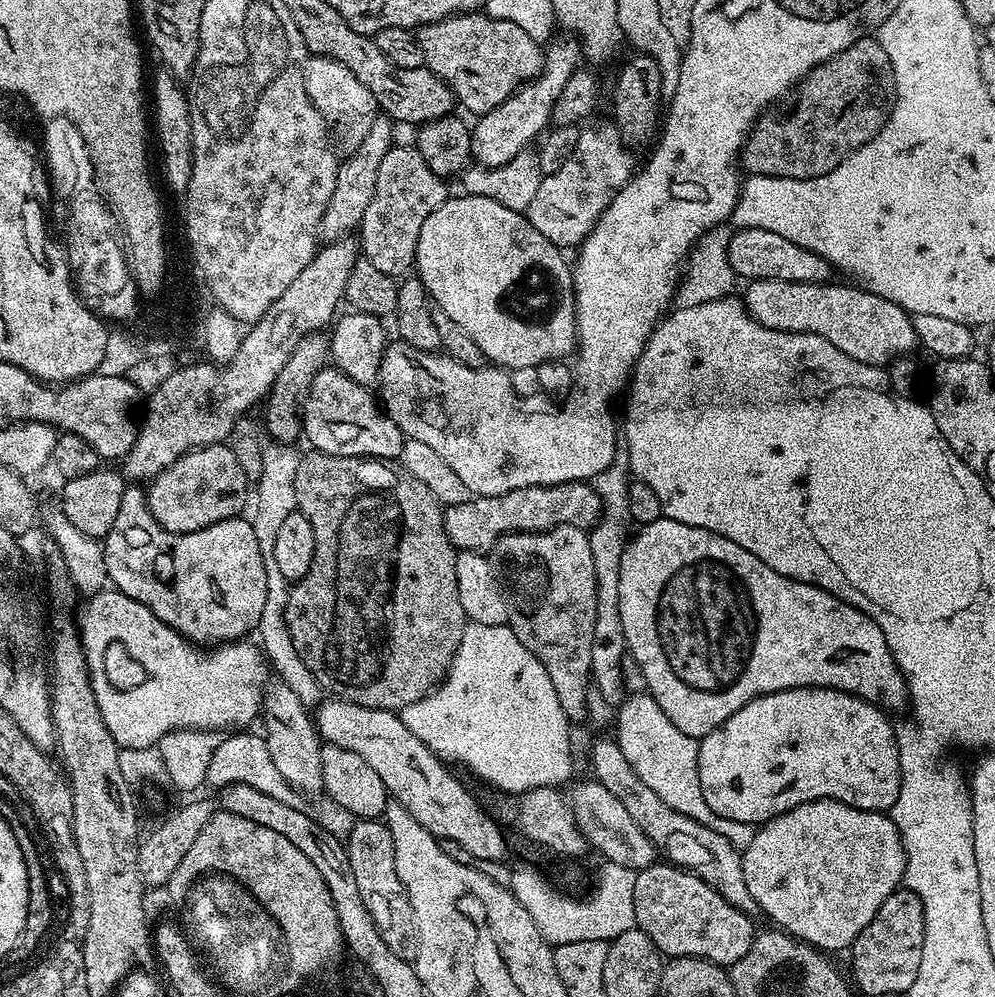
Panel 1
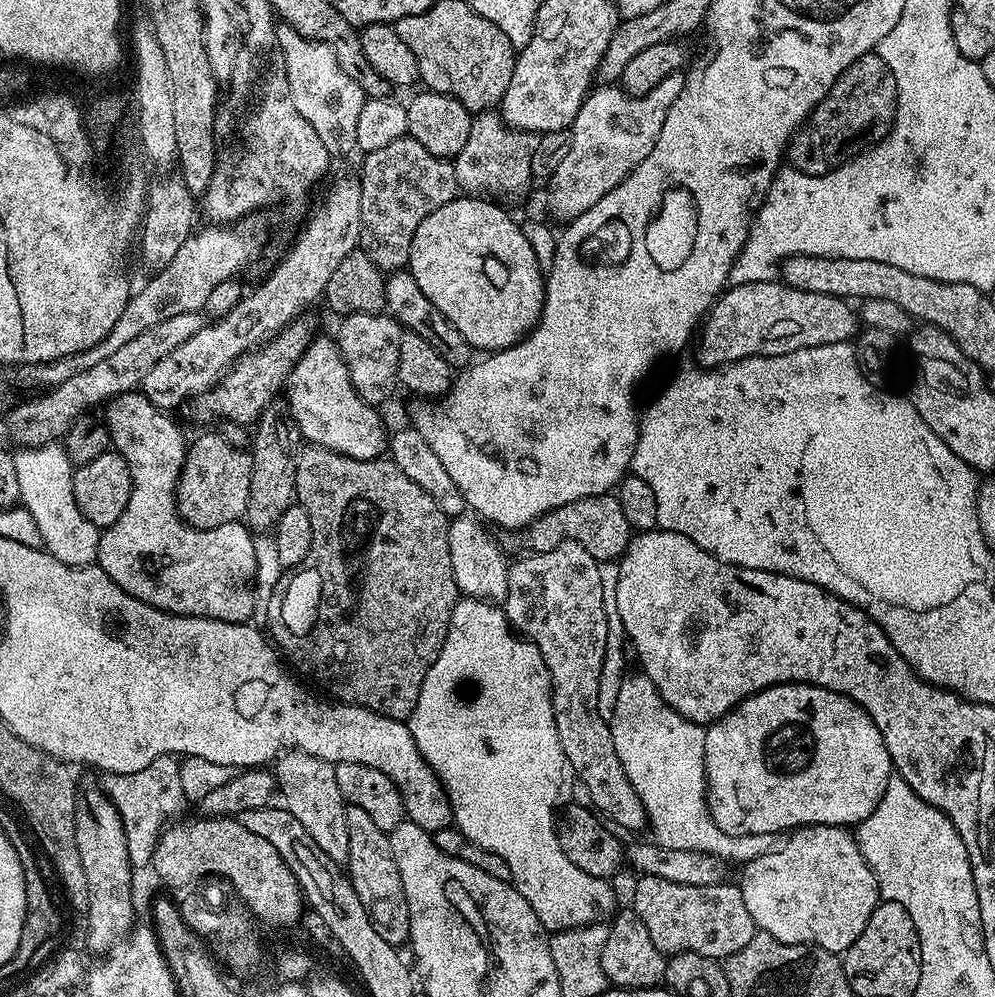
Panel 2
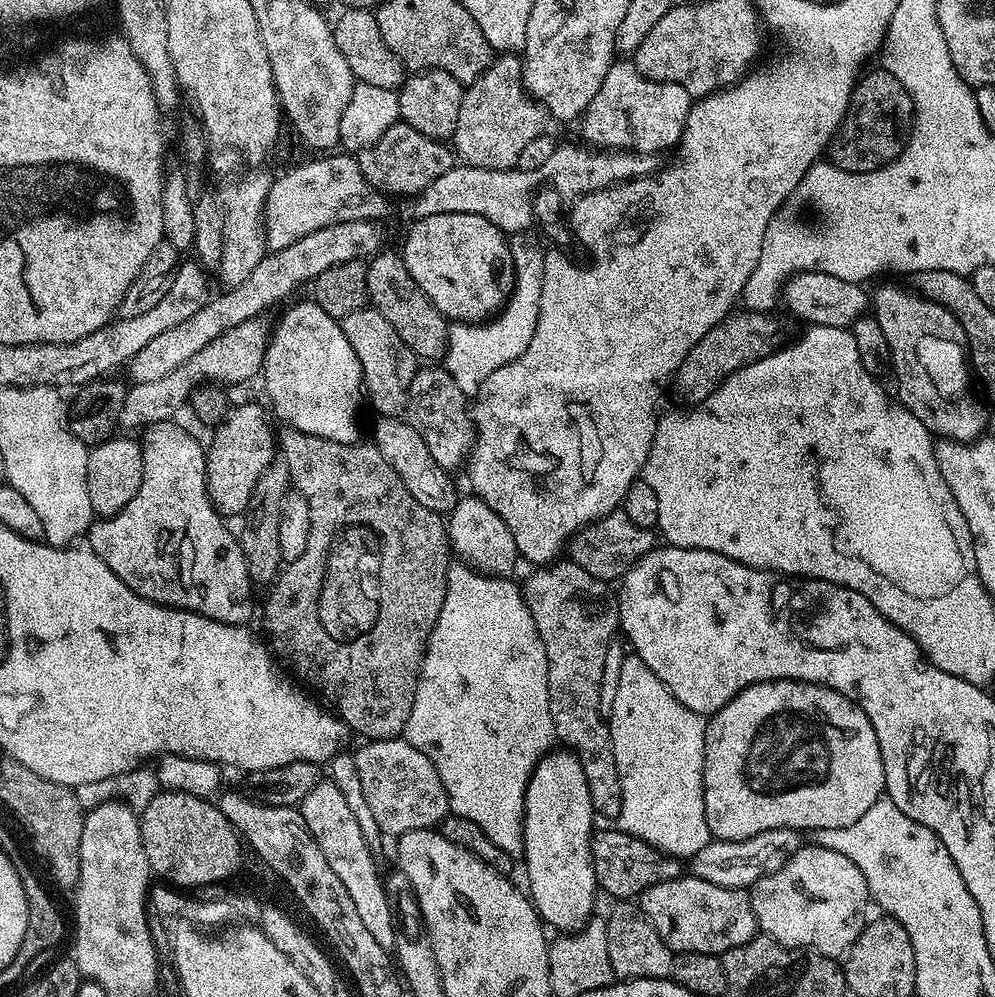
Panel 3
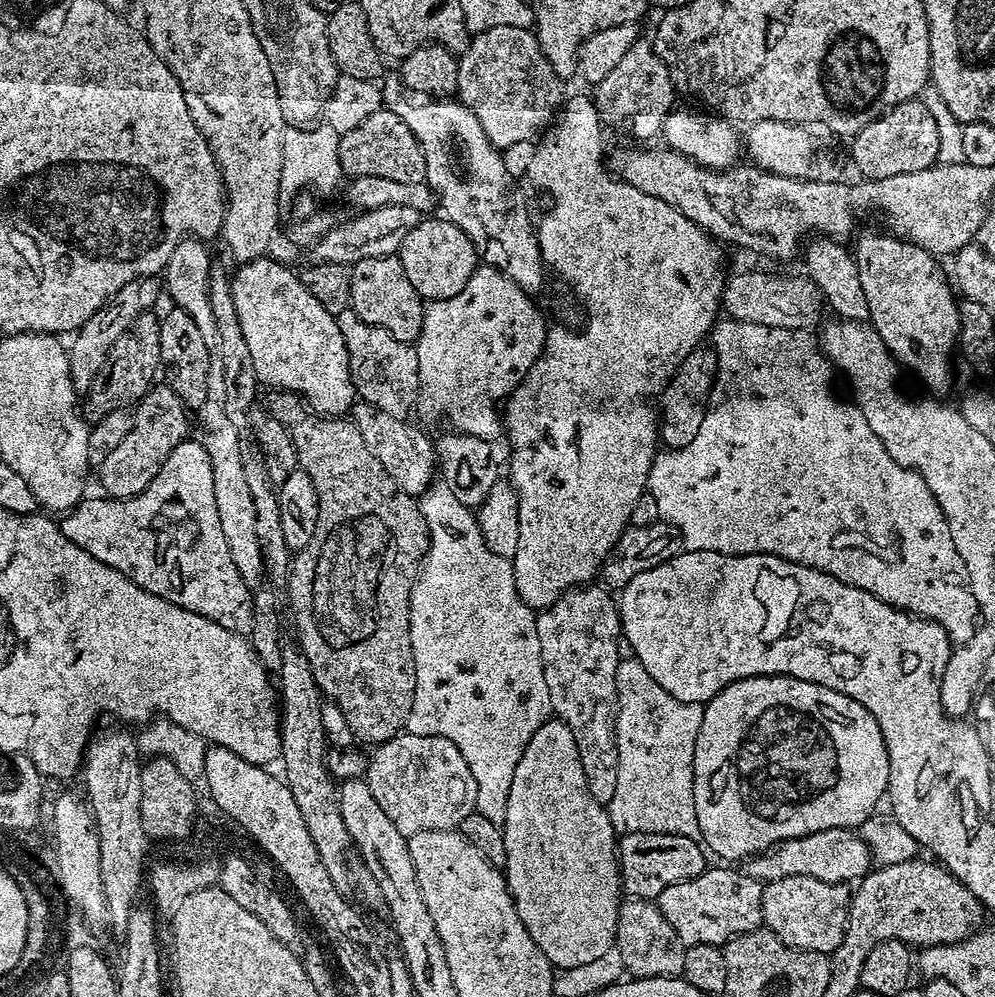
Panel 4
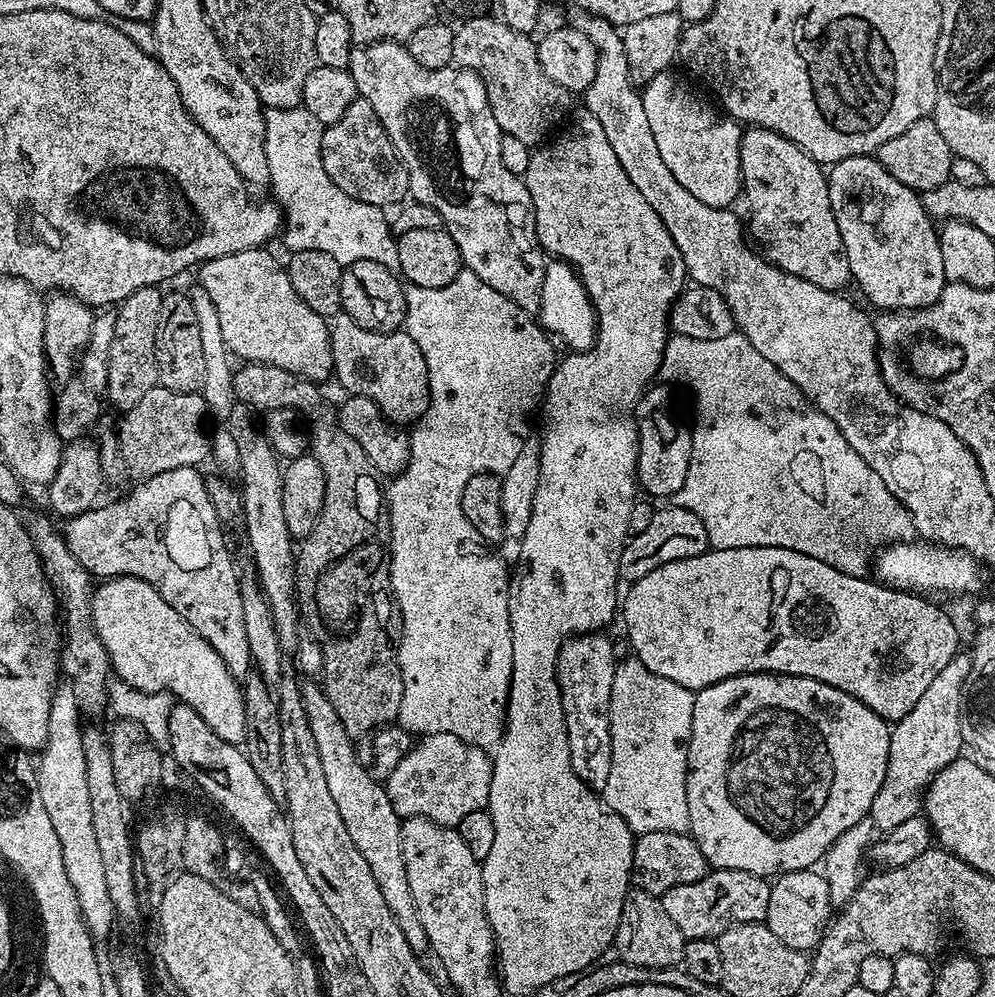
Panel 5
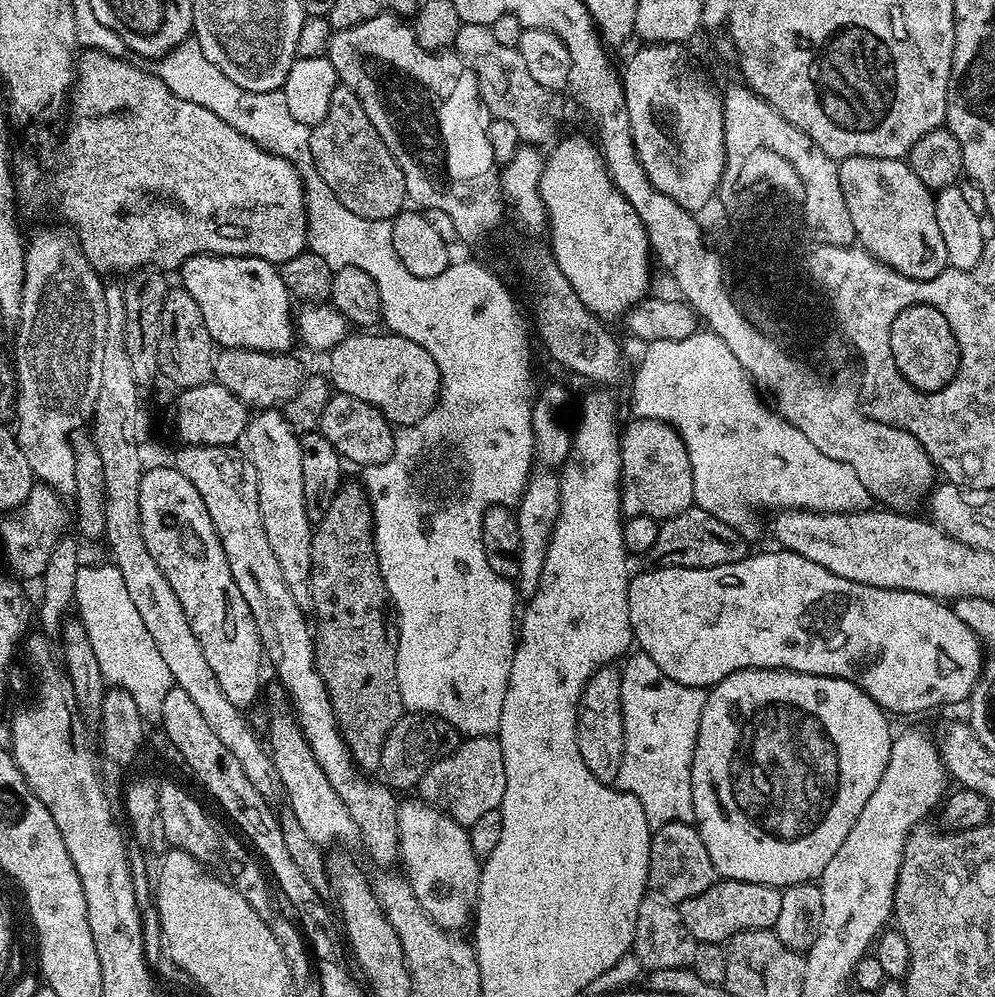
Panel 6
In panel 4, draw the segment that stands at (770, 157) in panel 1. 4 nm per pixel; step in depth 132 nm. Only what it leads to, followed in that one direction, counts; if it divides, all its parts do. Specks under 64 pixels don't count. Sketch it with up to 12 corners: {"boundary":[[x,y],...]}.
{"boundary":[[920,98],[851,137],[868,182],[937,163],[938,126]]}

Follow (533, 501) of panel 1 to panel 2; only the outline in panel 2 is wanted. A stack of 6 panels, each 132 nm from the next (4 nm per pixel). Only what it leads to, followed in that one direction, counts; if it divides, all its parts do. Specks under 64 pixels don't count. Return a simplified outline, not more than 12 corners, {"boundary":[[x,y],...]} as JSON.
{"boundary":[[615,495],[587,496],[502,540],[509,553],[578,542],[619,561],[634,529]]}

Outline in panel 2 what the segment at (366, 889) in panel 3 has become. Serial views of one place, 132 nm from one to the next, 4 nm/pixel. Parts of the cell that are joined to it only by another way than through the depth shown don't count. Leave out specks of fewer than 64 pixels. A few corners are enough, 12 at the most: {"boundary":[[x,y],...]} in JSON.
{"boundary":[[289,750],[275,761],[283,807],[347,865],[348,804],[336,765]]}

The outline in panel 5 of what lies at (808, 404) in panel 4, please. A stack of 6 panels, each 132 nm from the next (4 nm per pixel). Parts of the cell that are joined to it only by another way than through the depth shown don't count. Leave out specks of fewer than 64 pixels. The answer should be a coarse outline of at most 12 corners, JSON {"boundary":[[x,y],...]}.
{"boundary":[[739,331],[669,335],[696,391],[674,497],[712,548],[851,576],[917,535]]}

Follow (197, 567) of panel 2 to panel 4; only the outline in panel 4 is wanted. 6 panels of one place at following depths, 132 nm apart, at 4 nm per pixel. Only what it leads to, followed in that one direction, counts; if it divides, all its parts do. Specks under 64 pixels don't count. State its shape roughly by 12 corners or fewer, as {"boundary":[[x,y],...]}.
{"boundary":[[185,438],[129,500],[85,498],[74,546],[142,590],[251,633],[214,502]]}

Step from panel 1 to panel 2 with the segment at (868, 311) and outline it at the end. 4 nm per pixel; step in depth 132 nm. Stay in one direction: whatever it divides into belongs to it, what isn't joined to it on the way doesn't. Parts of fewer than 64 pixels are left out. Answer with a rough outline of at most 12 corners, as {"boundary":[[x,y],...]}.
{"boundary":[[775,279],[731,285],[699,363],[785,356],[857,335],[849,301]]}

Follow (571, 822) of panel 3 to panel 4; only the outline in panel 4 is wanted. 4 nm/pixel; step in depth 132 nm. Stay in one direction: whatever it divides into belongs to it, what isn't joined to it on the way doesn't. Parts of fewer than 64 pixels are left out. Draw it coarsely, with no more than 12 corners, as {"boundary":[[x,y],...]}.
{"boundary":[[570,726],[530,738],[502,871],[557,969],[616,942],[618,833]]}

